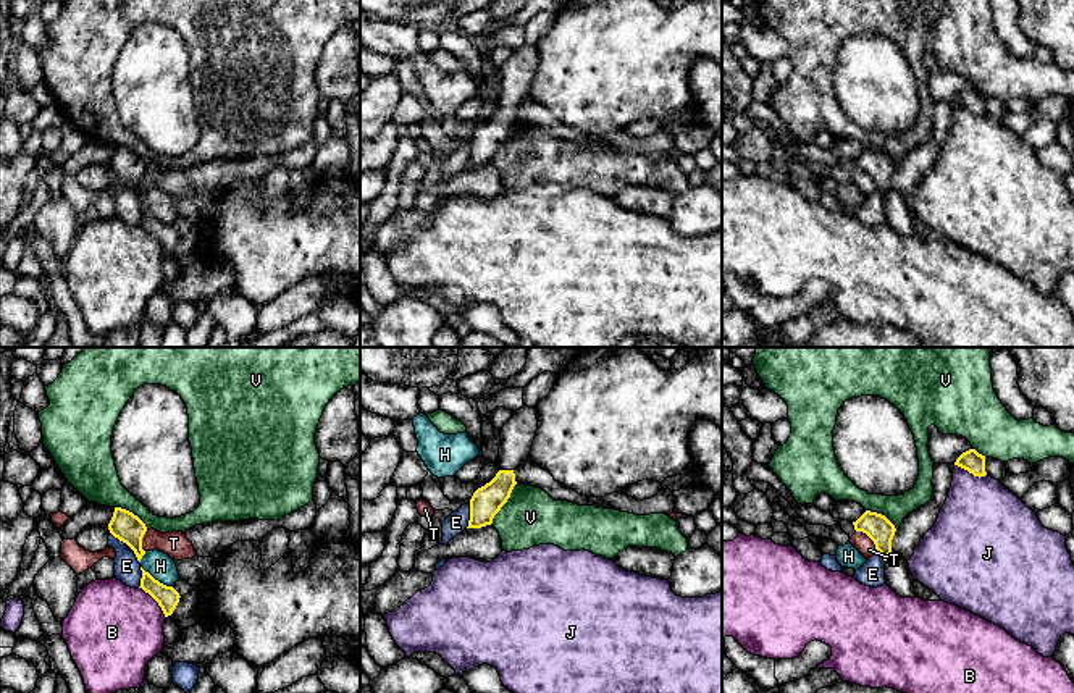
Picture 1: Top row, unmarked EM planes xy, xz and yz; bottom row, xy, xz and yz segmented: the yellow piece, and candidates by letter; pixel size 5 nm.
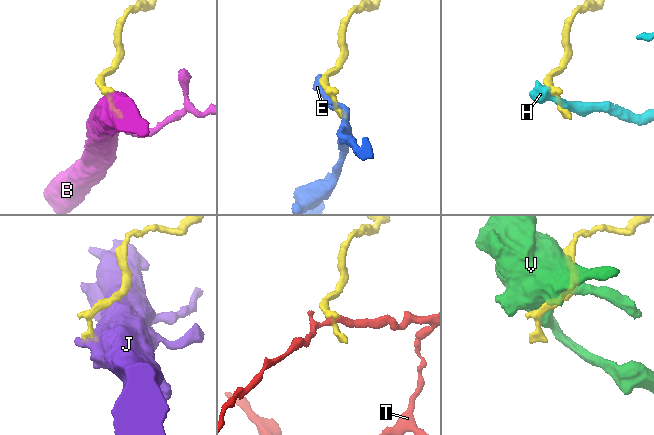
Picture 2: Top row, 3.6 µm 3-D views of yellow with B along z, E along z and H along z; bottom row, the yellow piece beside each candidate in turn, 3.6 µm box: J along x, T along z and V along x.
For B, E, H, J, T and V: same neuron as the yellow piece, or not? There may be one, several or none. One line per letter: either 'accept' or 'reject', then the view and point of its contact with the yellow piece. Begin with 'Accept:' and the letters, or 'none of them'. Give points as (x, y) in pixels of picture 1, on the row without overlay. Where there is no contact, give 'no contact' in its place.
Accept: none of them
B: reject | xy (155, 238)
E: reject | xz (470, 154)
H: reject | xy (157, 218)
J: reject | yz (971, 110)
T: reject | yz (869, 175)
V: reject | xz (504, 141)

